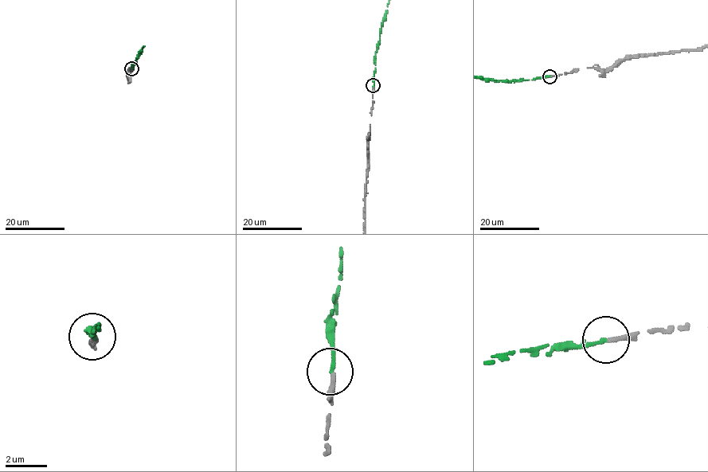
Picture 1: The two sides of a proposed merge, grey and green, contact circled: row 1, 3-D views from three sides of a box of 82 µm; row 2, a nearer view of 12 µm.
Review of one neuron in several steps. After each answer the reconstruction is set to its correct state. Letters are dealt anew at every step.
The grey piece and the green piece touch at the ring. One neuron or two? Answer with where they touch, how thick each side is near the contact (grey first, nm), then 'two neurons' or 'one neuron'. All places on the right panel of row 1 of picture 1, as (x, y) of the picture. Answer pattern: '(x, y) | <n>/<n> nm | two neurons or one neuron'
(549, 76) | 240/170 nm | one neuron

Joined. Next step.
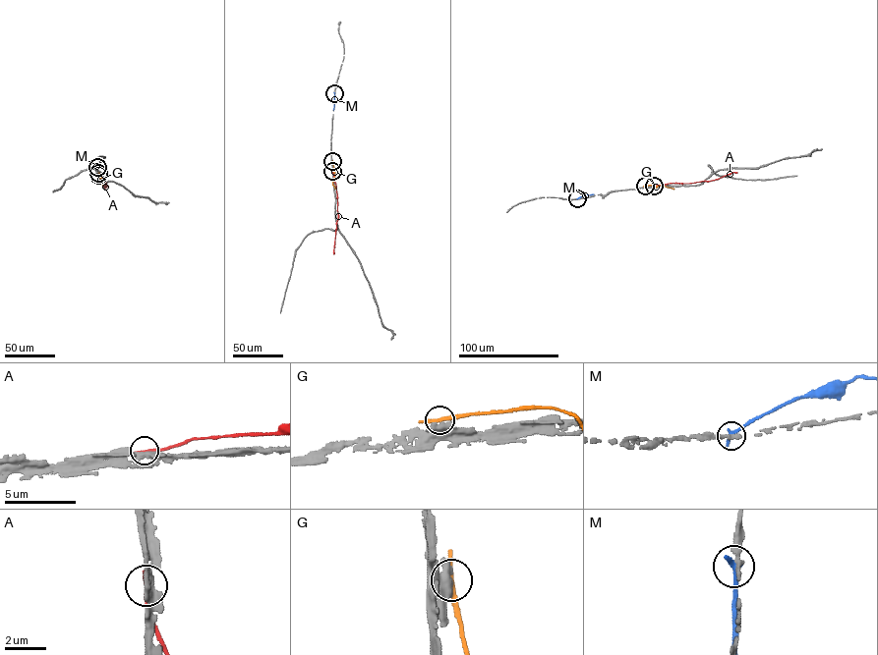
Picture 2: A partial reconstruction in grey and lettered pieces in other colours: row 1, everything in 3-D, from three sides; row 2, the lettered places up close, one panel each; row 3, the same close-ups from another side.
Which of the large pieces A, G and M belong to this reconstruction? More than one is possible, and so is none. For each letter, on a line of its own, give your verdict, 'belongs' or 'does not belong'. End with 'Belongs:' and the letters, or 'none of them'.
A: does not belong
G: does not belong
M: does not belong
Belongs: none of them

